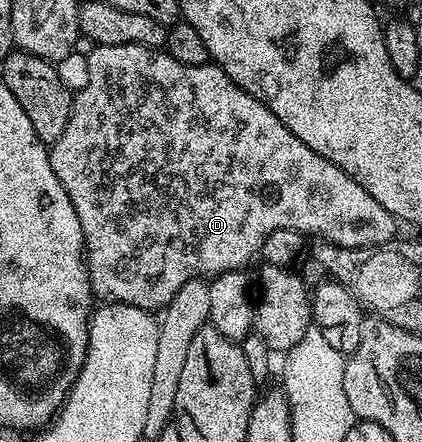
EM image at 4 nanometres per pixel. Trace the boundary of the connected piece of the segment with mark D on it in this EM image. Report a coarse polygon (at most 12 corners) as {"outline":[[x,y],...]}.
{"outline":[[95,44],[49,153],[92,291],[397,219],[221,66]]}

